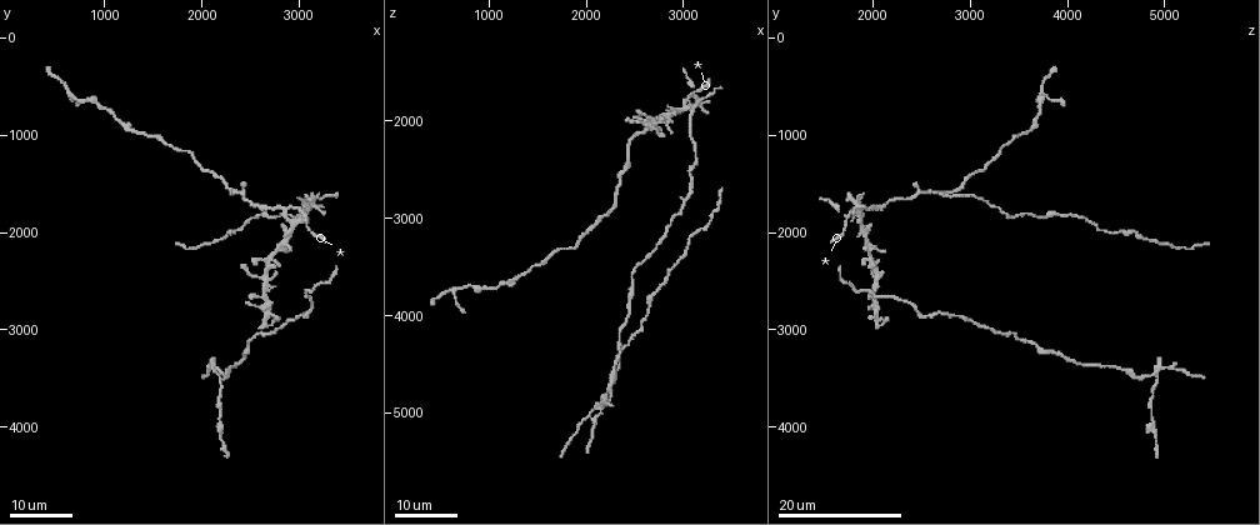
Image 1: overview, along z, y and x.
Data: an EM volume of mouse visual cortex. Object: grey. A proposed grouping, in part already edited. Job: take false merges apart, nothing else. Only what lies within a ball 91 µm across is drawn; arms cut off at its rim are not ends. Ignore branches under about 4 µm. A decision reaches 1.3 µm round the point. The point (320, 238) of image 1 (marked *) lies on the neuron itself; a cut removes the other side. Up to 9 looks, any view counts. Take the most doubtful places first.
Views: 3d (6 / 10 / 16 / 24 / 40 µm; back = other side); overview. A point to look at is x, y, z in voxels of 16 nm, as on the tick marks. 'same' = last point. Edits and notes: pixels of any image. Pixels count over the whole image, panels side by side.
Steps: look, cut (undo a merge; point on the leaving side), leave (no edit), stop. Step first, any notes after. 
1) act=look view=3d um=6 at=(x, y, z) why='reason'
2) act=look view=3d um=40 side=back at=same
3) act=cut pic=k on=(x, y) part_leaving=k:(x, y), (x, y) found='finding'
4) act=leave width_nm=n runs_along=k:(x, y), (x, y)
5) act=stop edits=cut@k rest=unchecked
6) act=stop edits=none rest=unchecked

act=look view=3d um=16 at=(3020, 2840, 2840) why='thin neck'

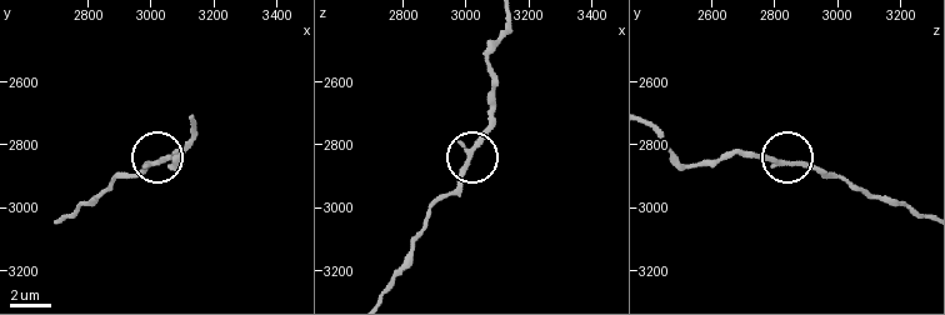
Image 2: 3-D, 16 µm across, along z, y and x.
act=look view=3d um=6 at=(3010, 2850, 2870)

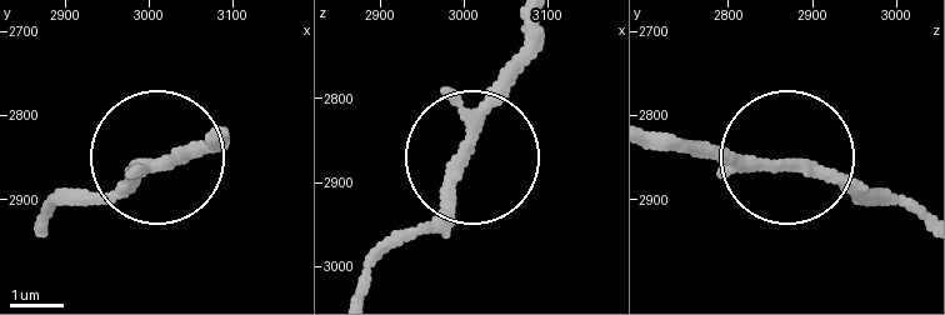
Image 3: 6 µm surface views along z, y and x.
act=leave arms=3 runs_along=3:(518, 33), (509, 86), (468, 168), (360, 284) found='all the same neuron'

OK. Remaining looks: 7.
act=look view=3d um=24 at=(2660, 2900, 2040) why='two arms in line, one across'

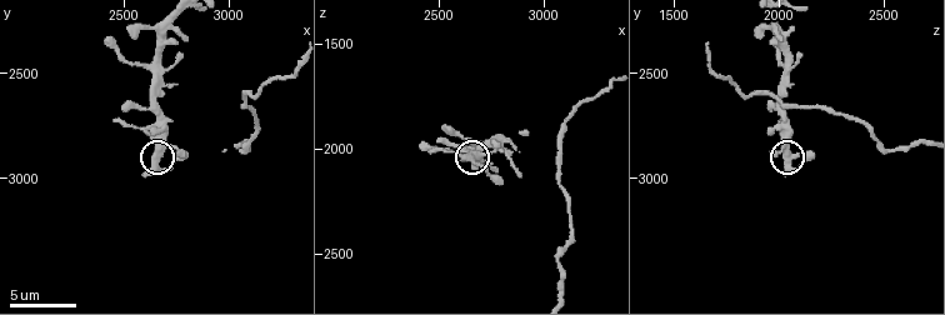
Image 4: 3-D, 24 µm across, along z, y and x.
act=look view=3d um=6 at=(2660, 2920, 2050)

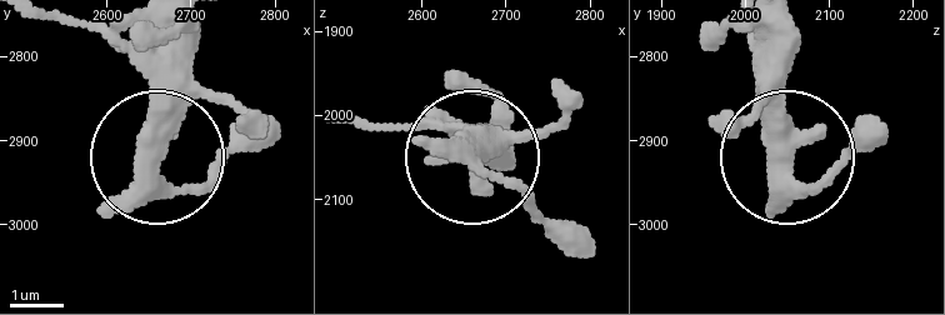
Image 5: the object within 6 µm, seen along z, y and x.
act=leave arms=3 runs_along=5:(774, 26), (774, 134), (796, 183), (876, 146) found='one neuron here'

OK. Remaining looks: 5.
act=look view=3d um=16 at=(1920, 1220, 3280) why='thick turns thin'

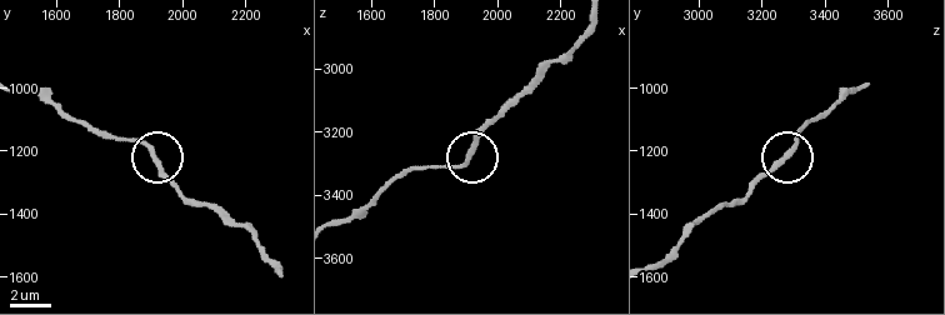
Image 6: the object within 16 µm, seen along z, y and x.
act=look view=3d um=10 at=(1910, 1210, 3290)

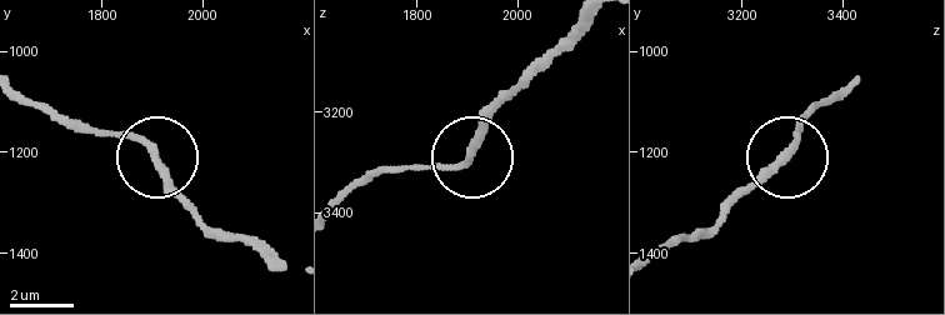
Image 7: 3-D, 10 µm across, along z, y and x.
act=leave runs_along=7:(654, 258), (710, 230), (743, 190), (783, 166), (799, 120) found='one neuron here'

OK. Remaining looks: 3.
act=look view=3d um=24 at=(2680, 1760, 2040) why='thin neck'

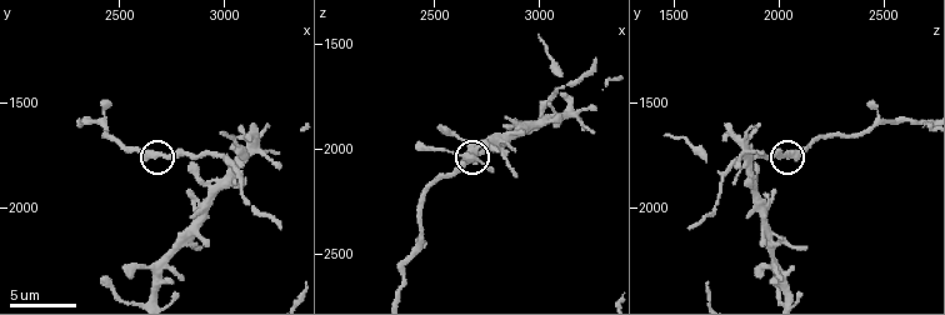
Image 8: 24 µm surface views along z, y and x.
act=look view=3d um=6 at=(2700, 1750, 2040)

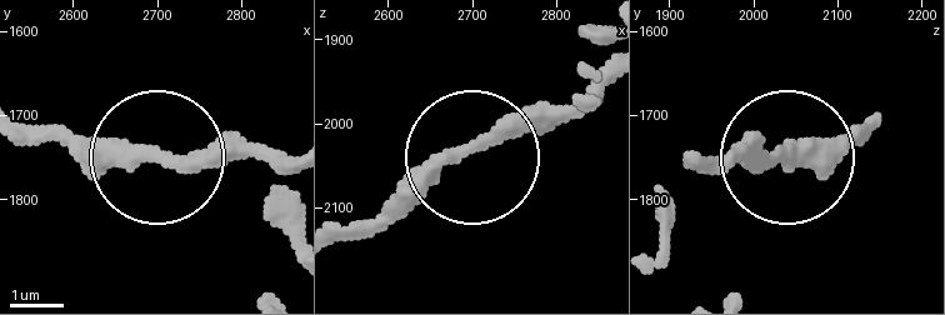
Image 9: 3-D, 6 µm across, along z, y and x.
act=leave runs_along=9:(288, 163), (100, 163), (64, 140) found='one neuron here'

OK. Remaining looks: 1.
act=stop edits=none rest=unchecked

